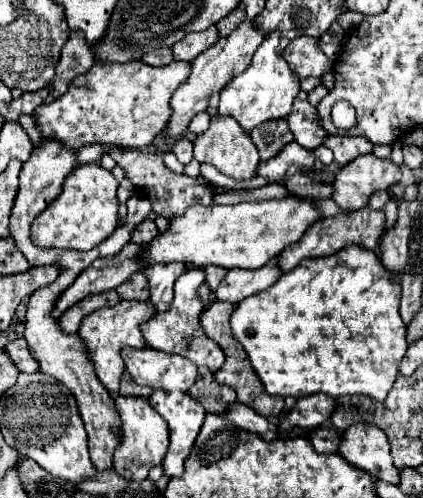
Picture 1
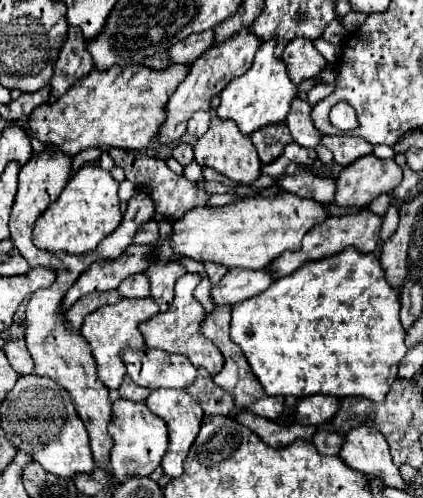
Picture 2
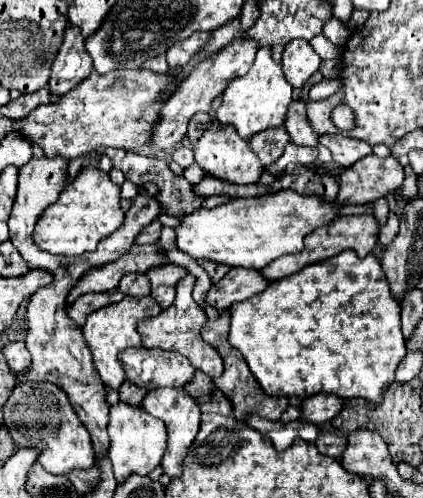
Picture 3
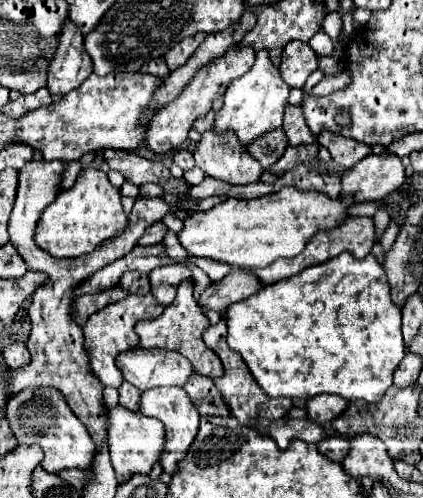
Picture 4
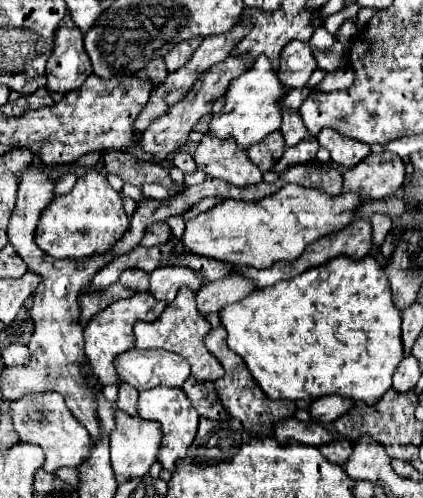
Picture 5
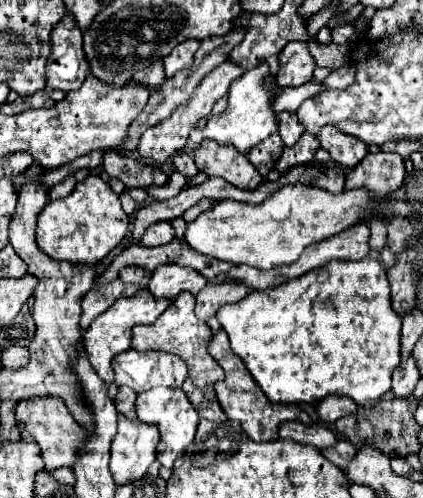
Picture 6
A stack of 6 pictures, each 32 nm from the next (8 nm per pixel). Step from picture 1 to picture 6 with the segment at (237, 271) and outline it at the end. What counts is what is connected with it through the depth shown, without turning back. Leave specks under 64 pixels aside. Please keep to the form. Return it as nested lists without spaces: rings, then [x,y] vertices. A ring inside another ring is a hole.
[[[224,282],[224,284],[206,284],[204,290],[196,296],[196,316],[200,322],[206,322],[210,316],[218,312],[220,306],[240,302],[250,290],[238,282]]]

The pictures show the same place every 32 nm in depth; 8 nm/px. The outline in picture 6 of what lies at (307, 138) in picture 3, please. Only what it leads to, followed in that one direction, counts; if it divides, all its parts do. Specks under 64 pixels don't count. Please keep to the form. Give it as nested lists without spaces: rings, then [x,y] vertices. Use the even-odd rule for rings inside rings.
[[[280,112],[278,116],[280,116],[280,128],[278,128],[278,132],[280,132],[280,138],[282,138],[284,146],[294,146],[298,142],[298,138],[302,136],[304,128],[300,126],[296,114]]]

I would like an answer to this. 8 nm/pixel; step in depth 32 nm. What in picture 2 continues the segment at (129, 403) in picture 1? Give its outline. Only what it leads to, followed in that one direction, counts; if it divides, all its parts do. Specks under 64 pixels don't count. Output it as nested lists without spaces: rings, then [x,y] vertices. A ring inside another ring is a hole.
[[[116,400],[112,404],[112,424],[108,426],[108,434],[112,436],[114,448],[110,452],[110,468],[118,482],[128,480],[130,476],[148,476],[162,462],[162,456],[168,448],[168,430],[162,418],[154,416],[144,402]]]

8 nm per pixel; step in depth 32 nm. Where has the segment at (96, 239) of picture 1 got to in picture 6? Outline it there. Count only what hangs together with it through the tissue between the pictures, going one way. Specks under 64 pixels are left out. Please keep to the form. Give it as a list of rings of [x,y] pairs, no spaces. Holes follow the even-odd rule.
[[[90,174],[78,182],[74,192],[62,200],[54,200],[44,206],[38,216],[36,244],[42,252],[58,262],[72,266],[96,266],[112,248],[116,248],[128,234],[130,220],[120,206],[118,194],[100,176]]]

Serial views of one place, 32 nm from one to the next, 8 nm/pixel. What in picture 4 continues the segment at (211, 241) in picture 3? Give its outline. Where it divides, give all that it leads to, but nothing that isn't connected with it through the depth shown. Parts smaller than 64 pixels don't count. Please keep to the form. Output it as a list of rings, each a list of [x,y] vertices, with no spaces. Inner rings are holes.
[[[284,186],[280,192],[254,200],[228,198],[212,210],[186,218],[178,240],[190,256],[212,258],[240,268],[264,268],[278,258],[298,256],[308,240],[320,230],[340,226],[340,222],[348,218],[346,210],[352,204],[352,196],[332,200],[316,190]]]

